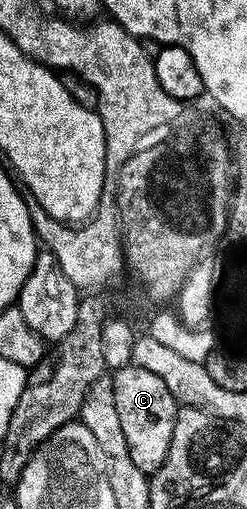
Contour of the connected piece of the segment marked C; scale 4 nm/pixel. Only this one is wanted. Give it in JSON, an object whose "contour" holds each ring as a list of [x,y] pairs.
{"contour":[[[132,362],[113,369],[112,390],[116,394],[116,411],[132,462],[147,474],[160,470],[160,466],[164,466],[164,458],[168,458],[168,446],[172,442],[172,430],[180,407],[178,401],[157,374],[151,374],[144,370],[144,366],[136,366]]]}

